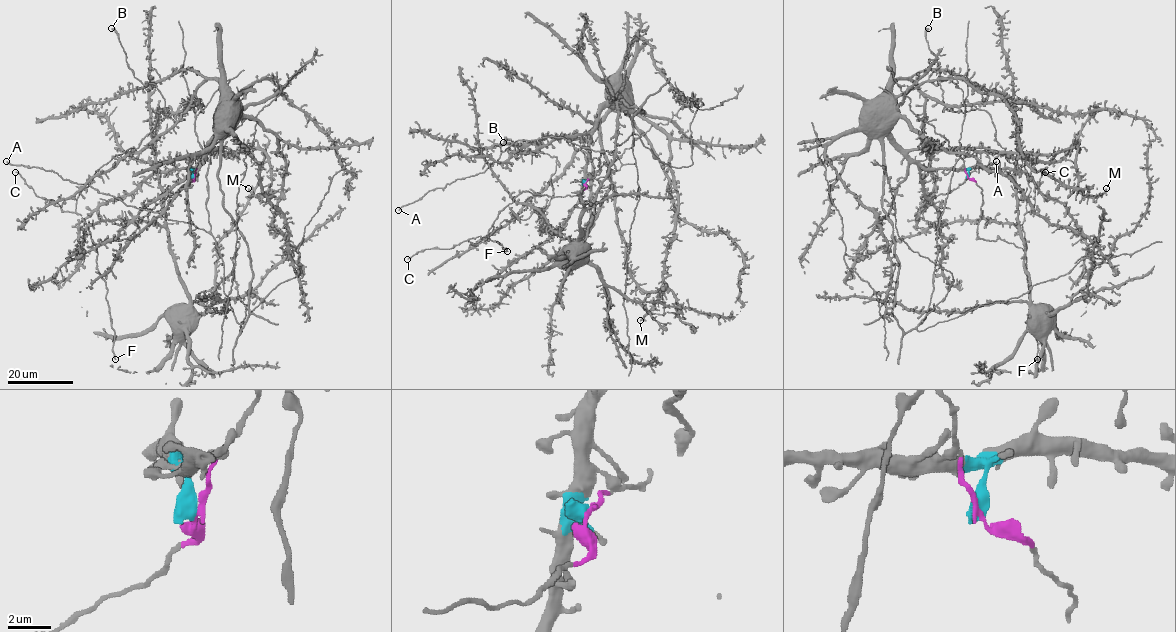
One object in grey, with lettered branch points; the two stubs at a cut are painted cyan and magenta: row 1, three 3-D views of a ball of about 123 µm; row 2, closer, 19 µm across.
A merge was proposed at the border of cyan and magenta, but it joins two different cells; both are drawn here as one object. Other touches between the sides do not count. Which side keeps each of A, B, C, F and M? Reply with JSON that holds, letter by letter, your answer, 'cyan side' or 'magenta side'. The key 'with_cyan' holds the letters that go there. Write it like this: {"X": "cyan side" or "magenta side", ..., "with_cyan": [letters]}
{"A": "cyan side", "B": "magenta side", "C": "magenta side", "F": "magenta side", "M": "cyan side", "with_cyan": ["A", "M"]}

